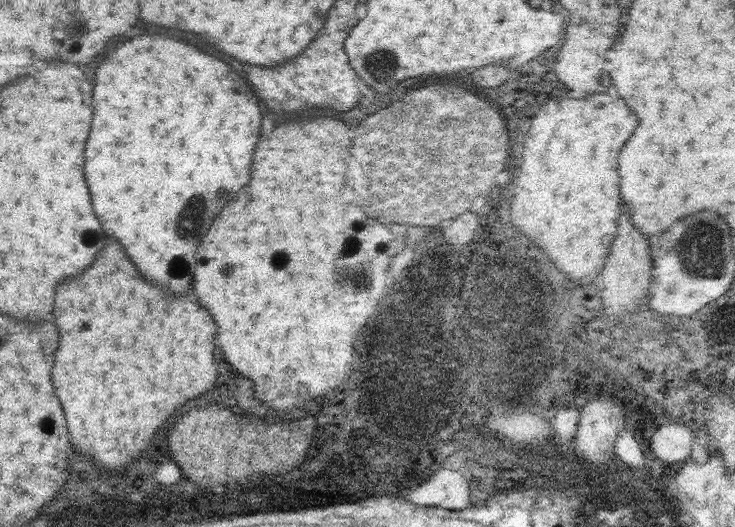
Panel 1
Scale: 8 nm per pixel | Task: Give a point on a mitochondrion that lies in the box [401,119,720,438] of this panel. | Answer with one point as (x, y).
(535, 343)

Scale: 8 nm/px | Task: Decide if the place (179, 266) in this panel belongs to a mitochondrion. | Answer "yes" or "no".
yes

